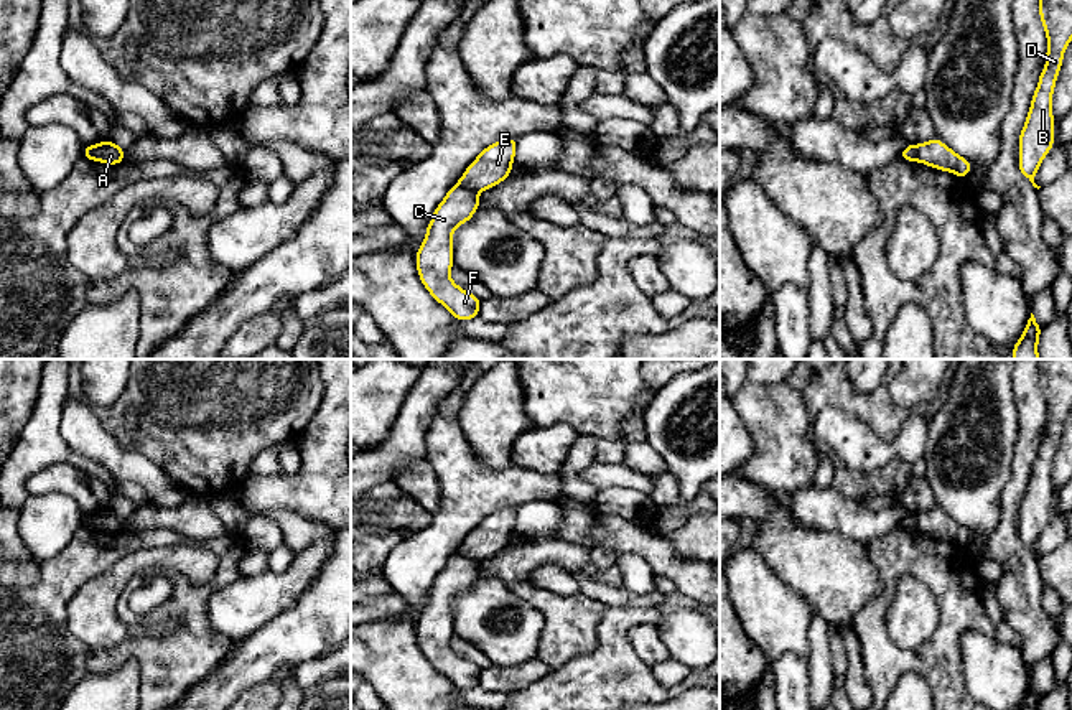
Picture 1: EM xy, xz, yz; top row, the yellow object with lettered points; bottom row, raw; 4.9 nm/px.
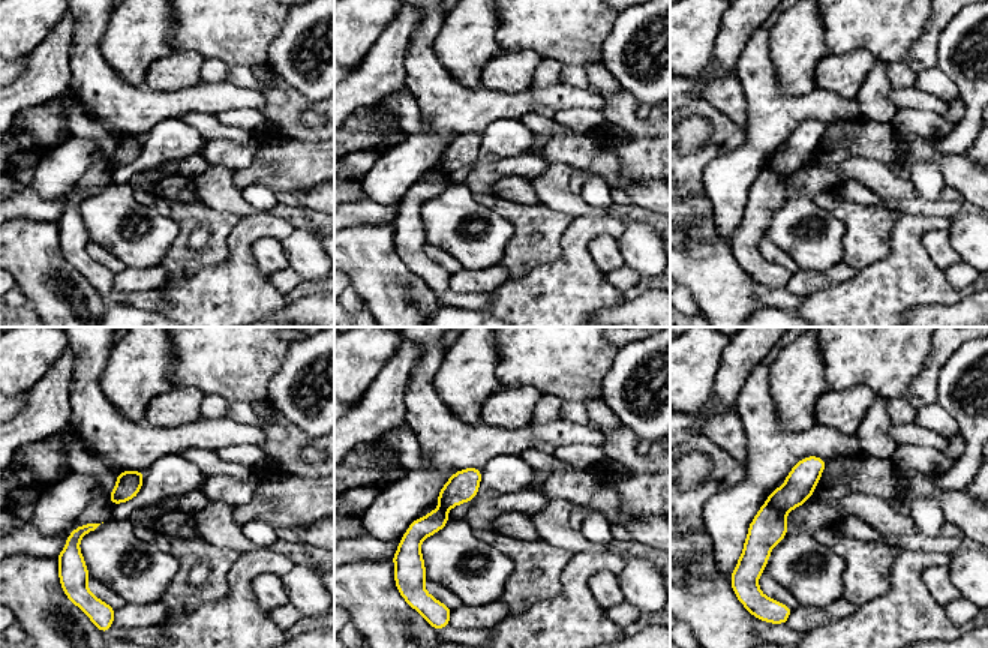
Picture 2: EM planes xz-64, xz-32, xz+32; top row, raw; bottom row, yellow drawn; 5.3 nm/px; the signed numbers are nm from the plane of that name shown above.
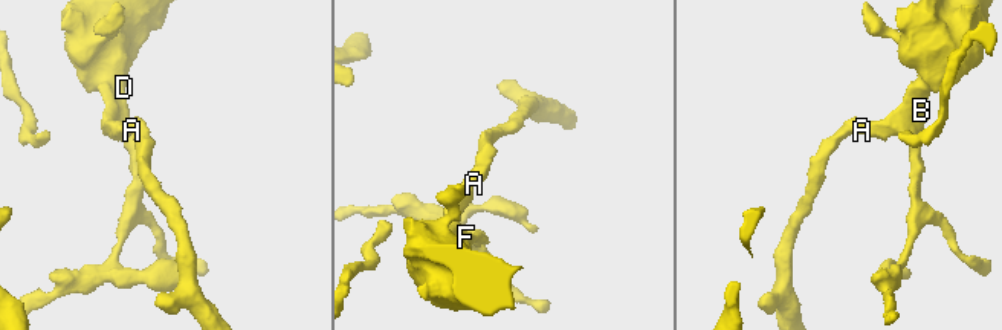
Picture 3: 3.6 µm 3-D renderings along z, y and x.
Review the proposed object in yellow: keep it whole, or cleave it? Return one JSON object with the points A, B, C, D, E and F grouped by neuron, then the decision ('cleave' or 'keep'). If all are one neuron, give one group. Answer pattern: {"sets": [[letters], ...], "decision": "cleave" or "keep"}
{"sets": [["A", "E"], ["B", "C", "D", "F"]], "decision": "cleave"}

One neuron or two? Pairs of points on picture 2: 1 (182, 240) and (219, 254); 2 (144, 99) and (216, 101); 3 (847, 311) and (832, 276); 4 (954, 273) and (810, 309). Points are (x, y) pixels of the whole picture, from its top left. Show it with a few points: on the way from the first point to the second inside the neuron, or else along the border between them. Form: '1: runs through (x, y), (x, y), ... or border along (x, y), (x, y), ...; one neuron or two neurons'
1: runs through (188, 251), (191, 254), (209, 254); one neuron
2: runs through (162, 101), (198, 101); one neuron
3: border along (858, 272), (849, 279), (813, 291), (805, 297); two neurons
4: border along (943, 270), (948, 281), (958, 291); two neurons

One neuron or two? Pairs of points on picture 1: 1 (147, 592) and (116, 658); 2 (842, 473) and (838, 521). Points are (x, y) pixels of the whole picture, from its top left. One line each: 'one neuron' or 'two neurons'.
1: two neurons
2: two neurons

